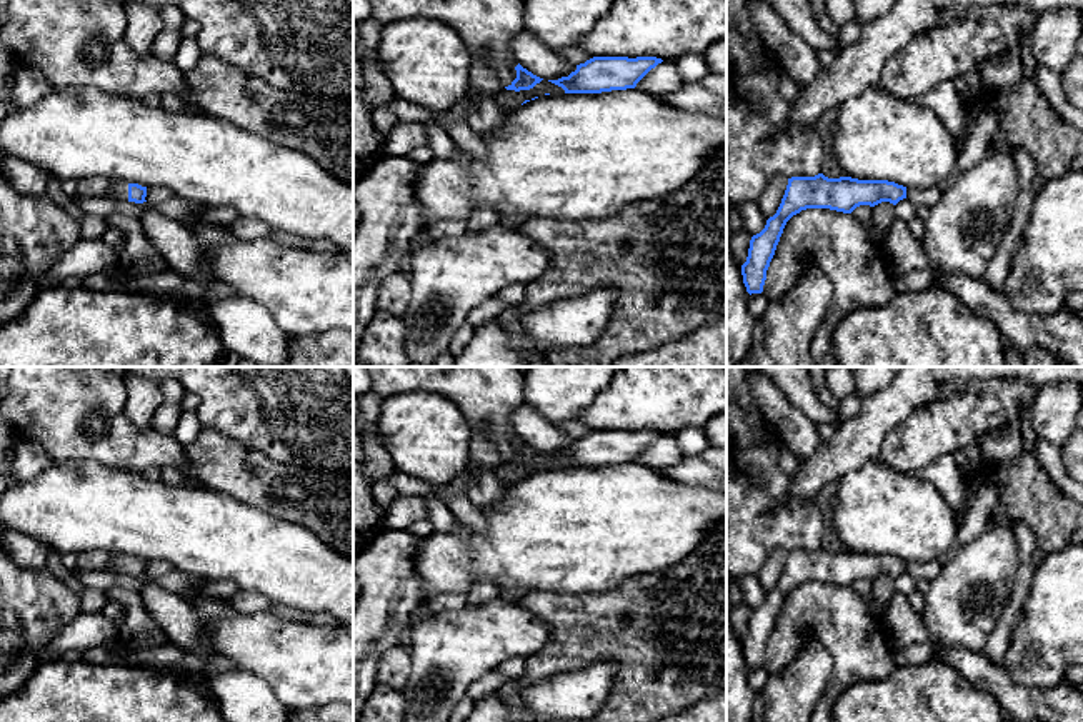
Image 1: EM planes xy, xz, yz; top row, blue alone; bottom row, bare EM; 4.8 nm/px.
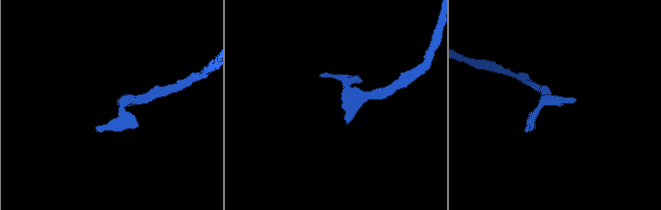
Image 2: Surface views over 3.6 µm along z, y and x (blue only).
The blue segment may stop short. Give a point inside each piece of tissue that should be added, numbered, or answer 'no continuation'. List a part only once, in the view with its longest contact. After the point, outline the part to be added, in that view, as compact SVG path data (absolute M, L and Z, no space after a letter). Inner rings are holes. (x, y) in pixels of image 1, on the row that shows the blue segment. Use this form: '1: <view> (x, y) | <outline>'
1: xy (119, 189) | M113 180L108 190L108 195L117 200L128 202L128 182L125 180Z

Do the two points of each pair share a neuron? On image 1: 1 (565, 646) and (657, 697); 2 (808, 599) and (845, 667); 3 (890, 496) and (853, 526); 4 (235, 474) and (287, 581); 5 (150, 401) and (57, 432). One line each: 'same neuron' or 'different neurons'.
1: same neuron
2: same neuron
3: same neuron
4: different neurons
5: different neurons

